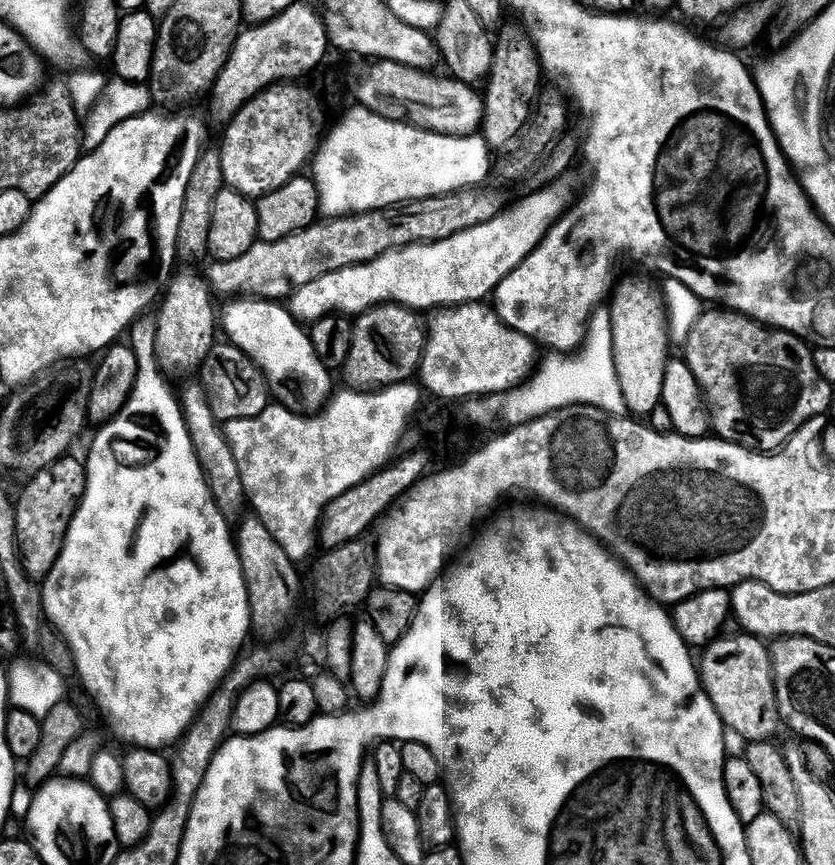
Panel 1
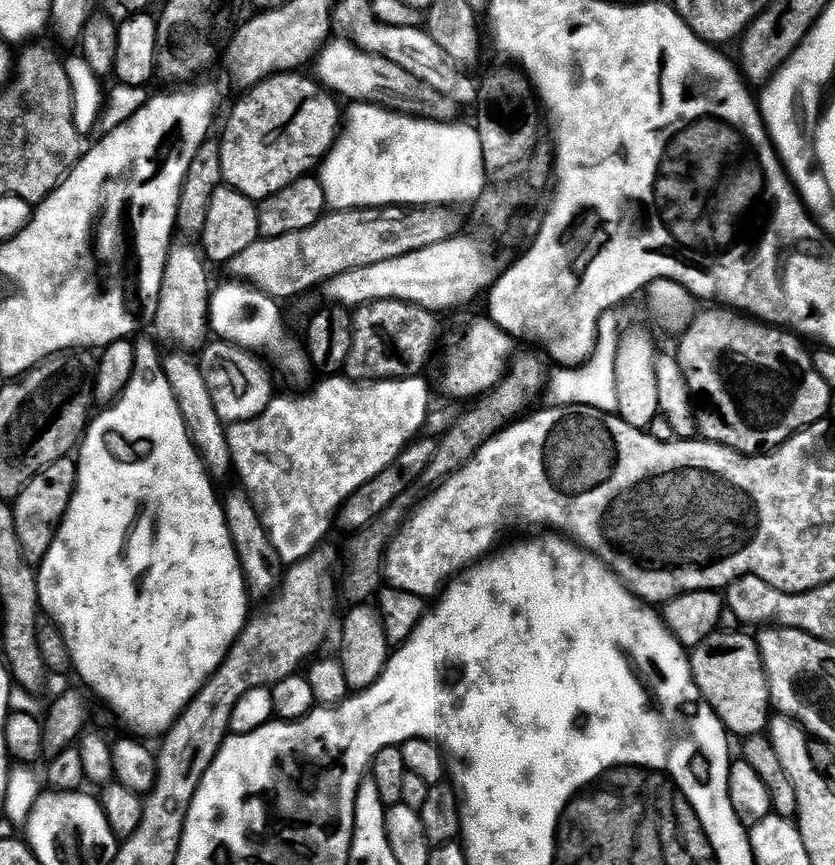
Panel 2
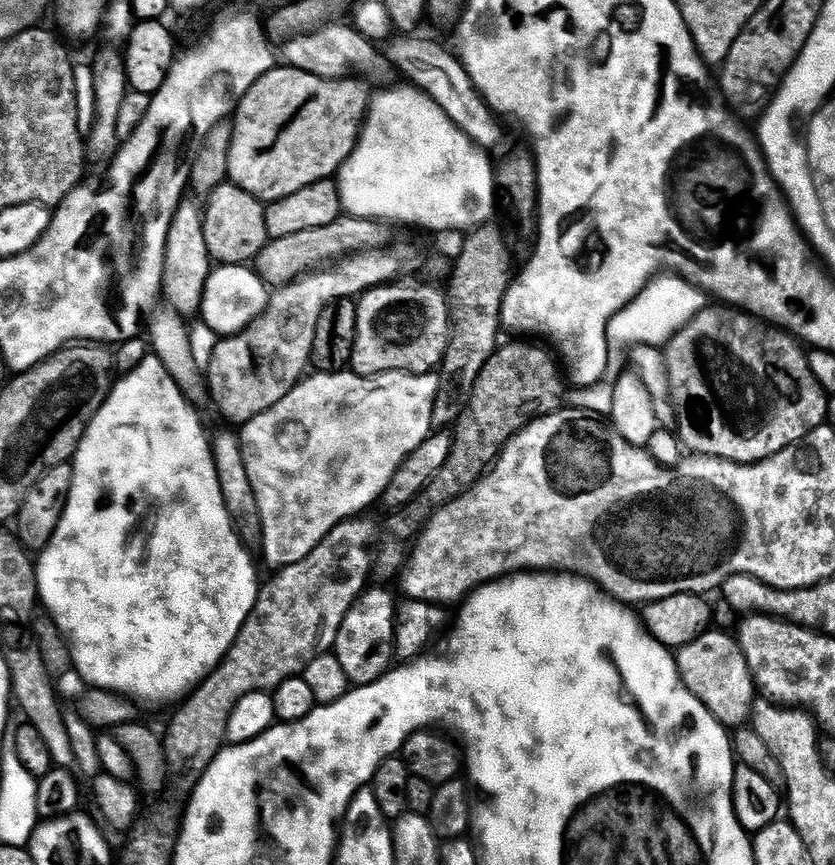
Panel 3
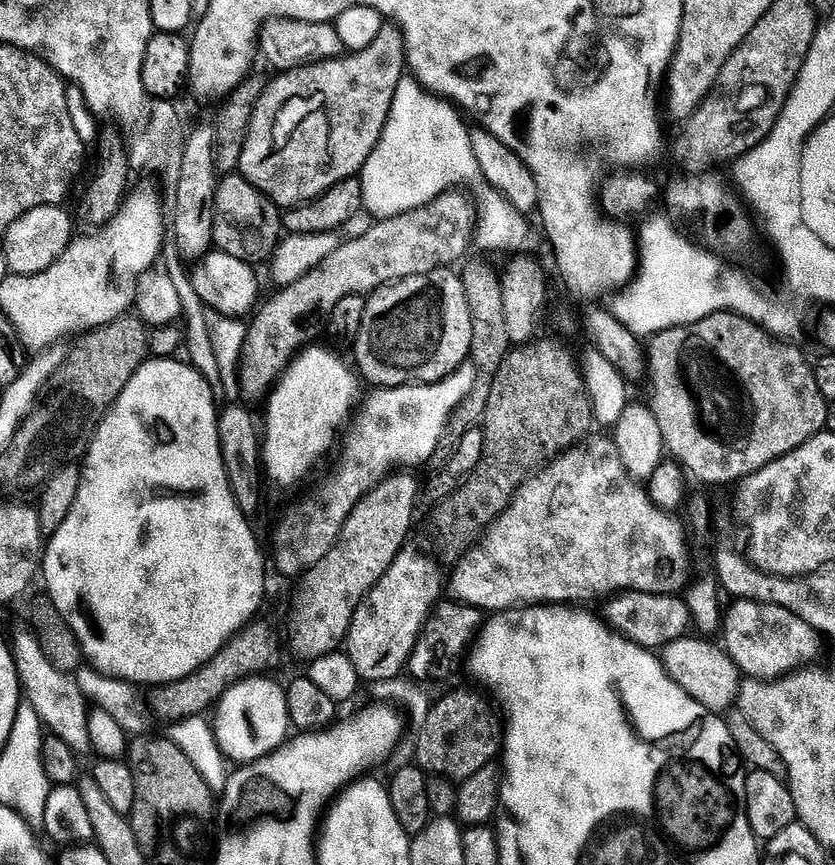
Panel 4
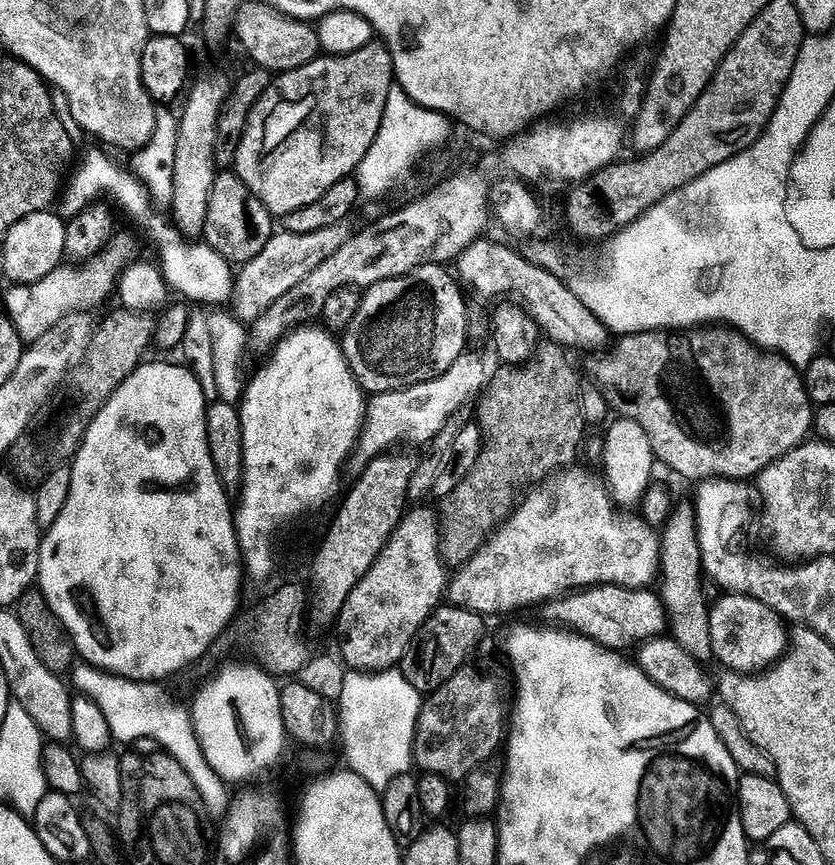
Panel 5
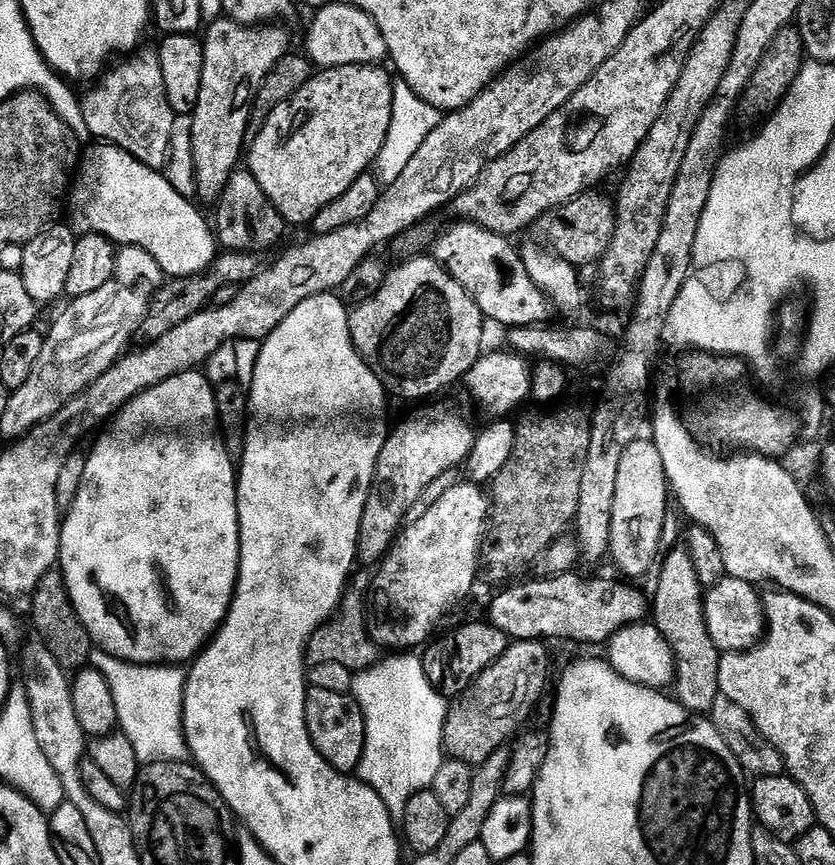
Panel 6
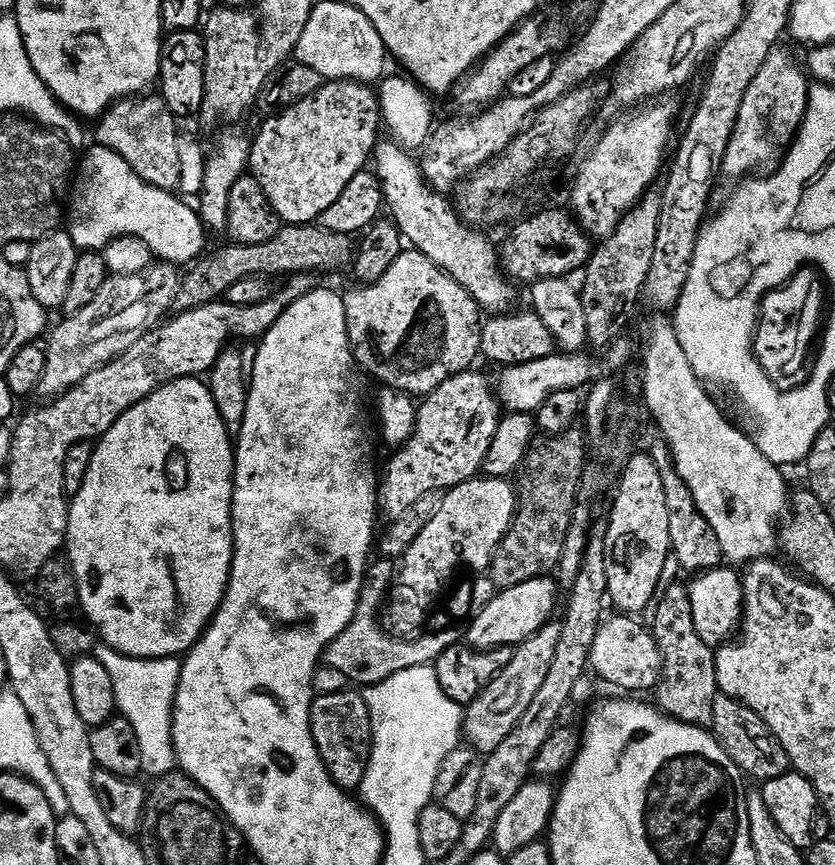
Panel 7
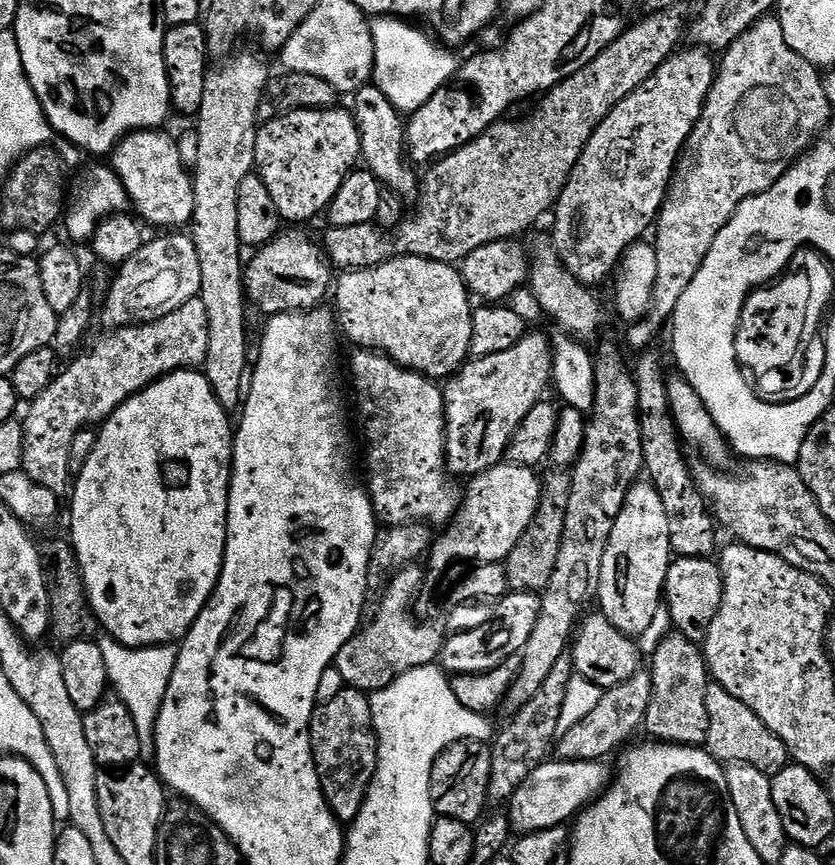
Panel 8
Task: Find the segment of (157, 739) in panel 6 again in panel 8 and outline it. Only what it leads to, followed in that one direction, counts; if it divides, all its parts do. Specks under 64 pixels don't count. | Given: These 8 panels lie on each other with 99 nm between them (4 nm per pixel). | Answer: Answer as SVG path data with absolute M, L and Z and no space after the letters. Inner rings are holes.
M111 638L101 639L99 645L102 650L102 658L106 658L108 679L115 695L130 710L130 714L134 718L134 726L138 726L141 745L151 745L156 735L156 719L162 702L166 698L170 678L174 674L177 649L172 646L127 648L125 644L120 644Z

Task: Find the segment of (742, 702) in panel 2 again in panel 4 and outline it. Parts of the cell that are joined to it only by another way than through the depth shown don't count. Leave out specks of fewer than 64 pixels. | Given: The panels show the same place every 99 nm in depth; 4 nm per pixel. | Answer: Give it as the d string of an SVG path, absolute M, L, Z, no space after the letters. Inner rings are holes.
M685 638L672 642L662 649L662 659L668 676L678 686L682 686L682 690L686 690L686 694L690 694L694 702L706 706L708 712L731 713L737 707L740 698L740 667L728 657L727 651L719 643L711 644L708 641L711 639L708 638L692 639Z

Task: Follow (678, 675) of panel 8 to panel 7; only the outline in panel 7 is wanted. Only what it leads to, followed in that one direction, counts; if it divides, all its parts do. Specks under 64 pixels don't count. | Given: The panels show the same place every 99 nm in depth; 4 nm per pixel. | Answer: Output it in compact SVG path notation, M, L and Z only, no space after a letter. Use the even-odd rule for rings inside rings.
M682 583L666 588L655 605L656 617L653 618L652 624L650 623L656 645L660 648L660 657L664 659L664 672L654 692L657 700L655 703L665 716L671 716L673 720L693 724L695 728L711 729L718 716L716 652L706 642L702 642L694 626L694 614L687 587Z

